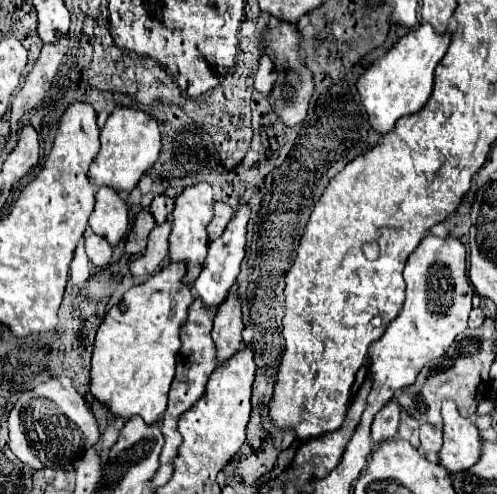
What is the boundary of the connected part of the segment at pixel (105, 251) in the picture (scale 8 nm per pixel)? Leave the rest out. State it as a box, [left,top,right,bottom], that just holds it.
[86,233,112,267]

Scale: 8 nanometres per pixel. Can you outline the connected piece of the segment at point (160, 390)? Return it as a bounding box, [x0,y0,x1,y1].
[92,263,194,423]

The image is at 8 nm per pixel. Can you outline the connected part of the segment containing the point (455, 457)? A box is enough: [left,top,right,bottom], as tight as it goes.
[440,401,480,473]

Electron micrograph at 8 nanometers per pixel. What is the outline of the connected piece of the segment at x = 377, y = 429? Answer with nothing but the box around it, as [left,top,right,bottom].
[372,399,400,443]

